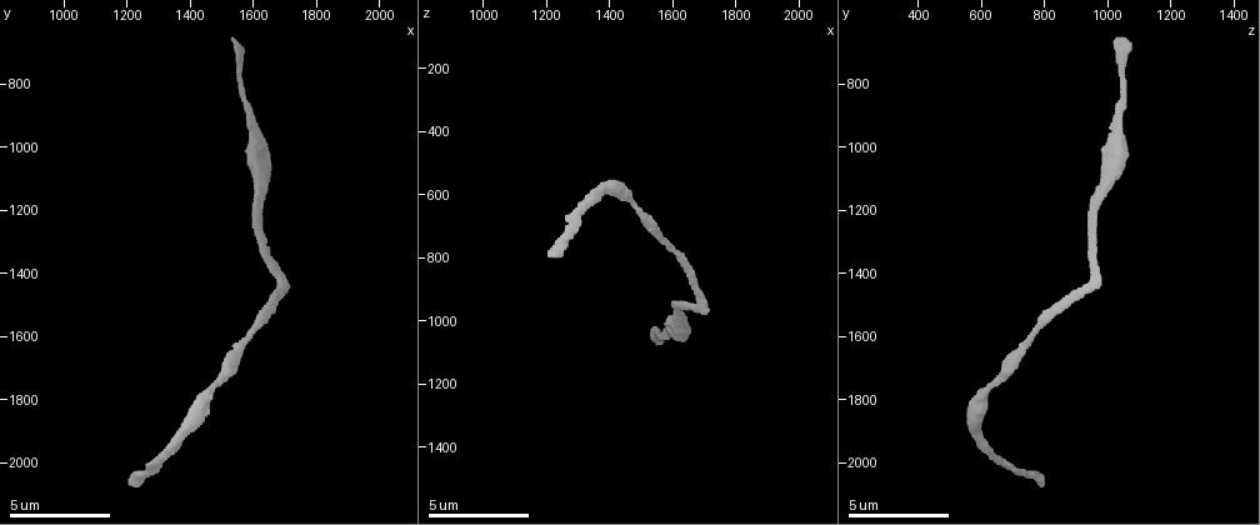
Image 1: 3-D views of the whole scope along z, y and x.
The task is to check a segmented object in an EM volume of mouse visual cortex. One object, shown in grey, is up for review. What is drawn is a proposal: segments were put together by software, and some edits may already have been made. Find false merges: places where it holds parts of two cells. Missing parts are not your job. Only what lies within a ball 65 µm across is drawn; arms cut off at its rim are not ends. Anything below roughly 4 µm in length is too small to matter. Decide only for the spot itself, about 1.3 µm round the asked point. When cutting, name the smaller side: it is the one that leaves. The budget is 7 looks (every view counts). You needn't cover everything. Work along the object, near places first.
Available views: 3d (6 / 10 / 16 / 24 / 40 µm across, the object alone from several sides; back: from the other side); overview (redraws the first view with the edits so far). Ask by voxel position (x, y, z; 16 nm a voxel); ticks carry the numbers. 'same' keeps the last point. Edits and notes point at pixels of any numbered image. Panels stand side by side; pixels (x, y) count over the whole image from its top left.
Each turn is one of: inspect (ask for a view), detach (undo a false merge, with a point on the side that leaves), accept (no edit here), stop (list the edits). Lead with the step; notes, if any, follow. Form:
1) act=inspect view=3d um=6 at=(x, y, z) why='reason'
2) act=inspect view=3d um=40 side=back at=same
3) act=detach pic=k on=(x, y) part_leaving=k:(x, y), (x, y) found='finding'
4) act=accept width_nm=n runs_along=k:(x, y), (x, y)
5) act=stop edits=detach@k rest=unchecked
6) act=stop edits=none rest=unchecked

act=inspect view=3d um=16 at=(1610, 1220, 950) why='sudden change in width'

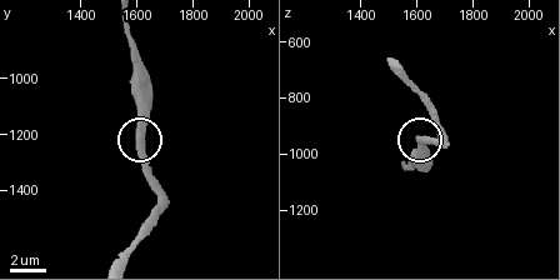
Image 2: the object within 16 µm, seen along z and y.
act=accept runs_along=2:(156, 211), (156, 186), (139, 136), (139, 84) found='one cell here'

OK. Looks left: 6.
act=inspect view=3d um=16 at=(1670, 1470, 880)

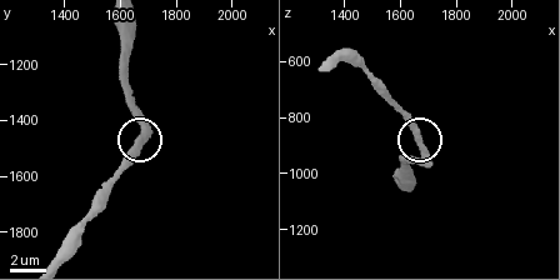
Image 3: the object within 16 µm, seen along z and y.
act=inspect view=3d um=16 side=back at=same

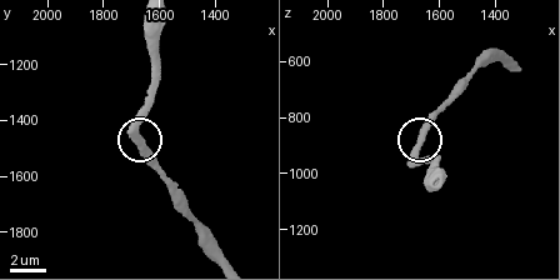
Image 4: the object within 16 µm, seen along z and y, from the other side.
act=accept side_arm_um=15 found='one cell here'

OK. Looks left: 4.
act=inspect view=3d um=10 at=(1480, 1750, 630) why='thin neck'

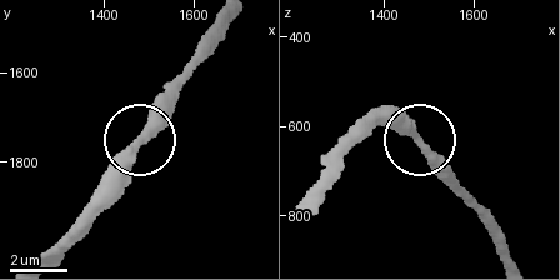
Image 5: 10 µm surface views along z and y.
act=accept runs_along=5:(225, 21), (219, 48), (99, 189) found='continuous, no second cell'

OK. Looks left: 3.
act=stop edits=none rest=unchecked

